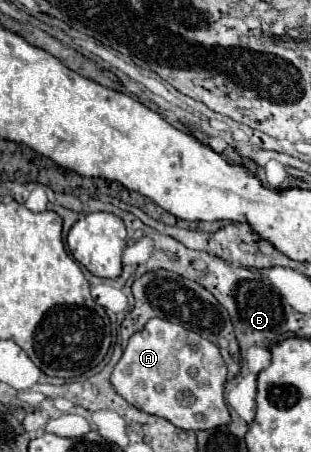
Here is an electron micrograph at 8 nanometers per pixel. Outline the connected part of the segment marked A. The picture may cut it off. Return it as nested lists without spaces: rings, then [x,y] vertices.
[[[159,317],[149,319],[149,323],[145,323],[145,327],[129,339],[129,343],[123,351],[123,357],[119,359],[119,363],[115,365],[115,369],[111,373],[113,389],[127,403],[137,407],[139,411],[167,419],[183,431],[213,429],[219,425],[227,425],[231,421],[229,409],[223,399],[225,379],[227,379],[227,369],[225,369],[223,357],[211,341],[203,339],[201,335],[197,335],[177,323],[171,323],[167,319],[159,319]]]

